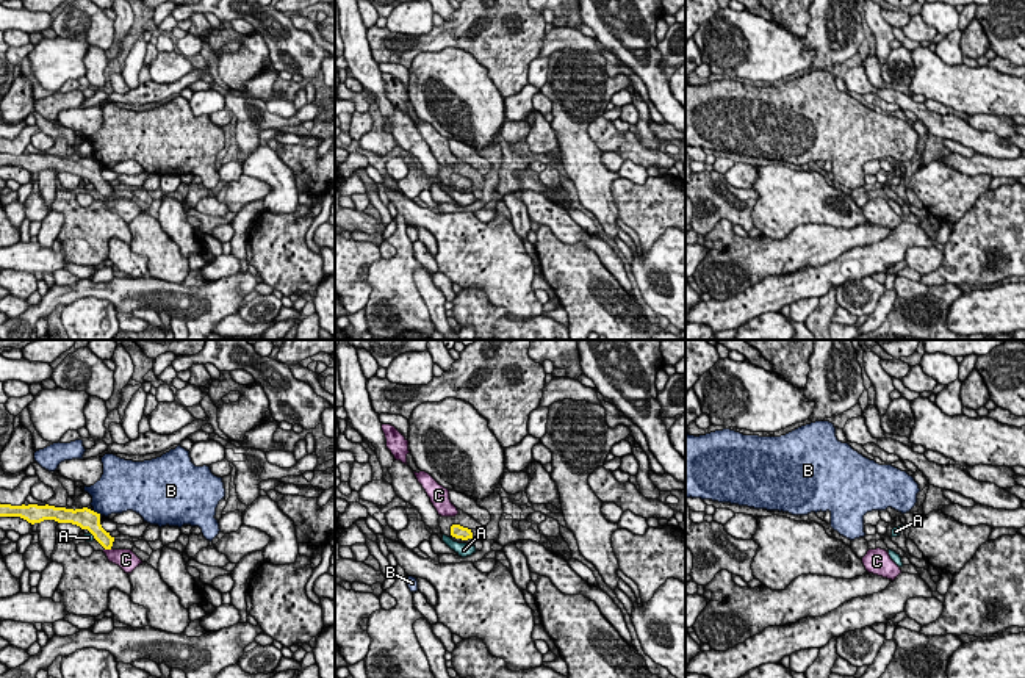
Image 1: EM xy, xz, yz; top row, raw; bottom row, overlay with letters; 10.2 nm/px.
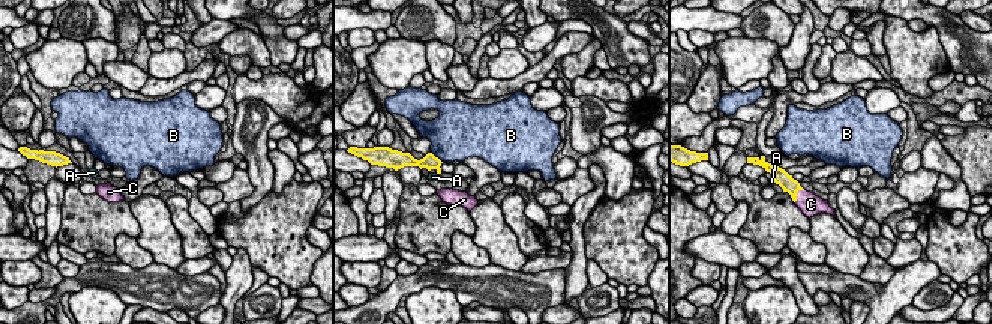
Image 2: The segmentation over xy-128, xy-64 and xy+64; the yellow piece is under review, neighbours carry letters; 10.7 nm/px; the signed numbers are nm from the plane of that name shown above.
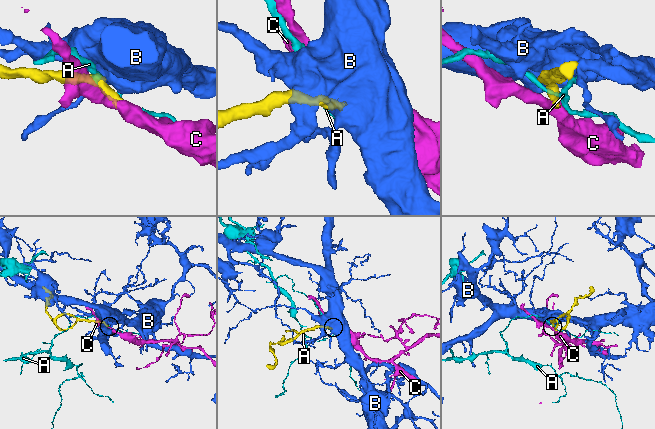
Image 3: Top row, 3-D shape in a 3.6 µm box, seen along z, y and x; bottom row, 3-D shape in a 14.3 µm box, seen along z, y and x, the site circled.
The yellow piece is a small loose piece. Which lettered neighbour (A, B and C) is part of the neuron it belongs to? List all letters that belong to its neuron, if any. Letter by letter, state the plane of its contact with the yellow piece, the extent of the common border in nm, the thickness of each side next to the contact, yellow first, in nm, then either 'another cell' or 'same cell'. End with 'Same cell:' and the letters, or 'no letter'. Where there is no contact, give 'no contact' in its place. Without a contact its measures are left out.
A: meets yellow in xy; contact 100 nm long; 220 nm thick on the yellow side, 90 nm on the other; another cell
B: meets yellow in xy; contact 100 nm long; 220 nm thick on the yellow side, 380 nm on the other; another cell
C: meets yellow in xy; contact 80 nm long; 140 nm thick on the yellow side, 200 nm on the other; same cell
Same cell: C

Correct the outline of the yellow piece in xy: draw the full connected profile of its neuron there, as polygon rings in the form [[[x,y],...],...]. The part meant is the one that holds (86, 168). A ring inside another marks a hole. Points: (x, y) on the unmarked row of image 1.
[[[0,153],[0,166],[20,166],[28,172],[41,172],[44,169],[55,169],[58,172],[72,172],[81,179],[88,179],[94,188],[105,197],[108,210],[119,215],[125,222],[131,222],[142,210],[131,199],[113,199],[114,186],[106,182],[100,174],[100,163],[83,157],[83,158],[66,158],[55,155],[38,155],[38,153]]]

